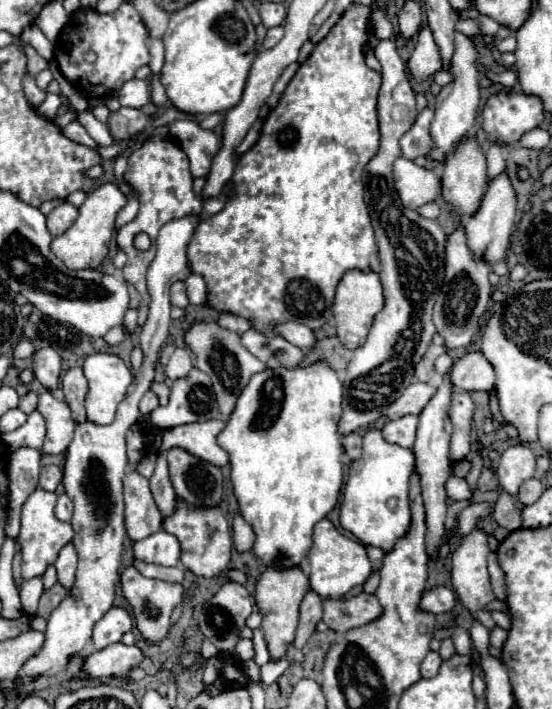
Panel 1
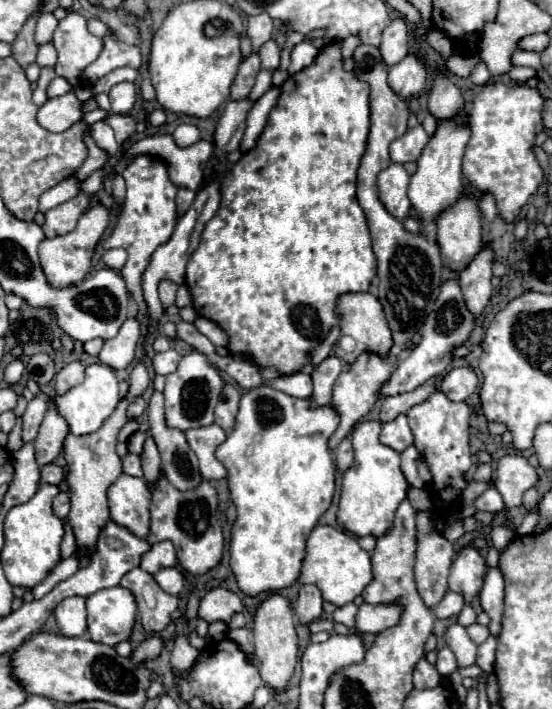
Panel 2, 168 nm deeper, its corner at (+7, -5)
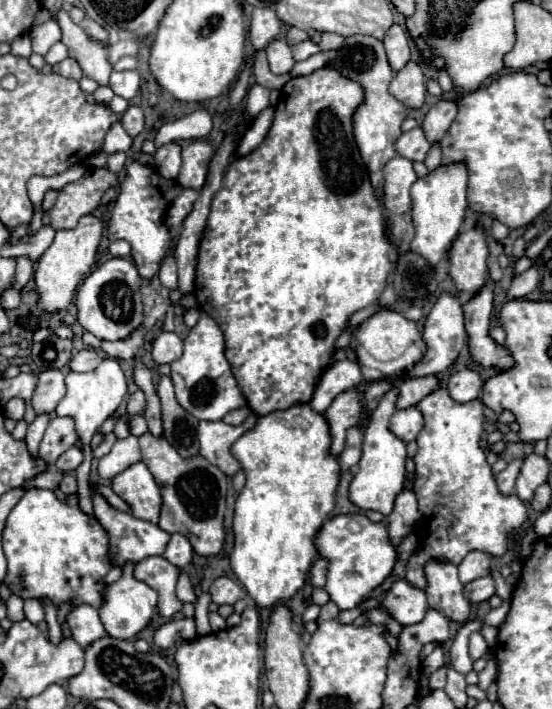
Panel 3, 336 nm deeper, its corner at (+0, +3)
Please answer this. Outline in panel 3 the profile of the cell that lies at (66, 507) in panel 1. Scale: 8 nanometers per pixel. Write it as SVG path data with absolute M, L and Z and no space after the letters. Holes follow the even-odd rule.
M67 472L67 474L63 476L63 482L59 484L59 490L61 490L65 496L77 494L77 480L75 480L75 474Z

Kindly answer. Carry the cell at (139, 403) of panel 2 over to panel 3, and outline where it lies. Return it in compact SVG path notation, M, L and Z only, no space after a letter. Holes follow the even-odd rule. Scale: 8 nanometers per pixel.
M137 390L137 392L135 392L135 394L131 394L131 396L129 396L129 400L127 400L127 414L131 414L131 416L141 414L141 412L145 410L145 404L147 404L145 394L143 394L141 390Z

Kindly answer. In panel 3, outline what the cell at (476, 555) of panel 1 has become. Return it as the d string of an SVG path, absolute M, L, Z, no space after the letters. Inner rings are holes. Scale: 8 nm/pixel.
M473 550L459 564L459 580L463 584L467 584L467 582L477 580L481 576L489 576L489 568L491 568L491 556L487 552Z

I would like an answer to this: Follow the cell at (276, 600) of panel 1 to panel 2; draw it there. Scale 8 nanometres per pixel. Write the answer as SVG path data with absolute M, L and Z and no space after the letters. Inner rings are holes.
M272 594L266 598L256 616L254 616L254 648L256 648L256 666L260 670L262 680L274 690L274 692L286 692L290 678L294 674L294 666L298 662L298 638L294 630L294 612L286 598L280 594Z

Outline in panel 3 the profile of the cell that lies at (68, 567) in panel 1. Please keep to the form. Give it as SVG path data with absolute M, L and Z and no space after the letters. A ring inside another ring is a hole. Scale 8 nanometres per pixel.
M79 604L75 606L69 614L67 614L67 624L69 624L69 630L71 630L71 636L77 644L81 644L83 648L87 644L91 644L93 640L105 636L105 628L99 620L99 614L93 606L87 606L87 604Z

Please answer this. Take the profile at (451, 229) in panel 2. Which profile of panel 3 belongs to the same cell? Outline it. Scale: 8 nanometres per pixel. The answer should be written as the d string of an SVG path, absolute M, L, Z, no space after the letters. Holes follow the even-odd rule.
M471 228L469 232L459 232L459 238L451 244L447 254L449 274L457 288L475 294L487 280L487 240L483 228Z

